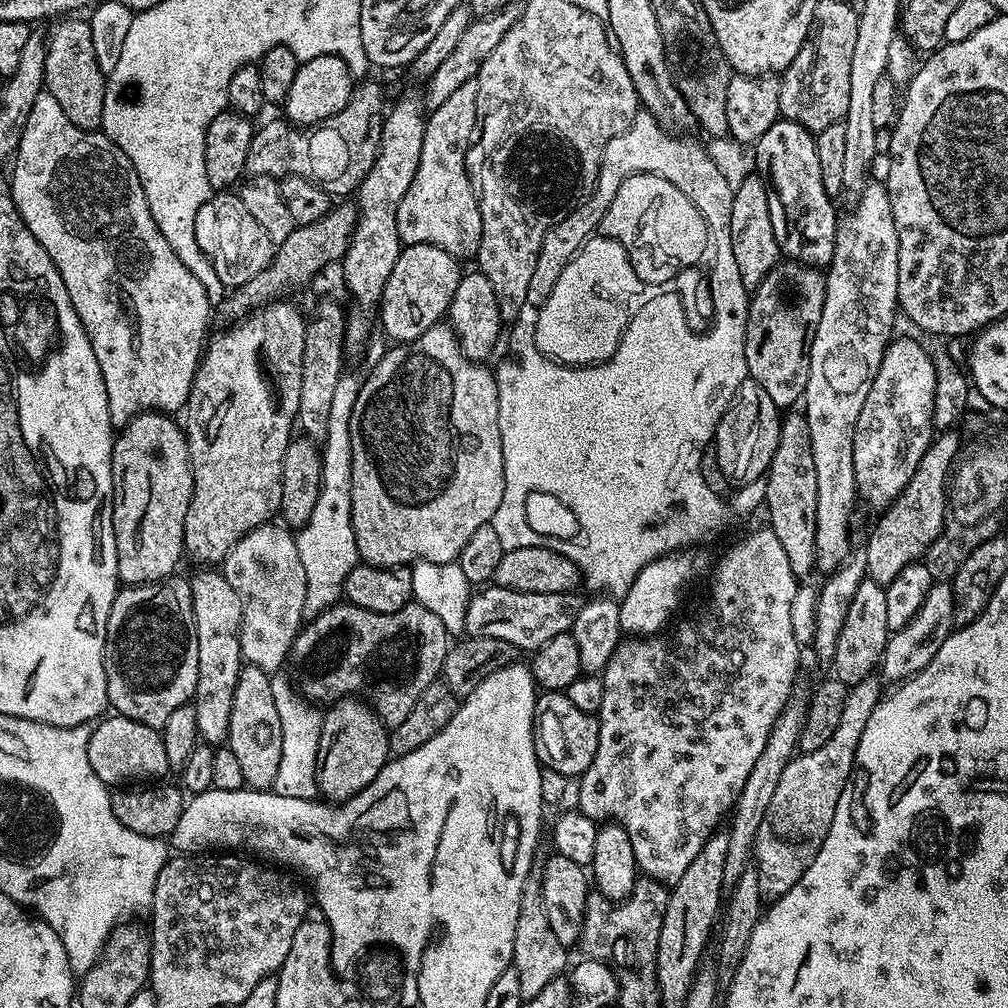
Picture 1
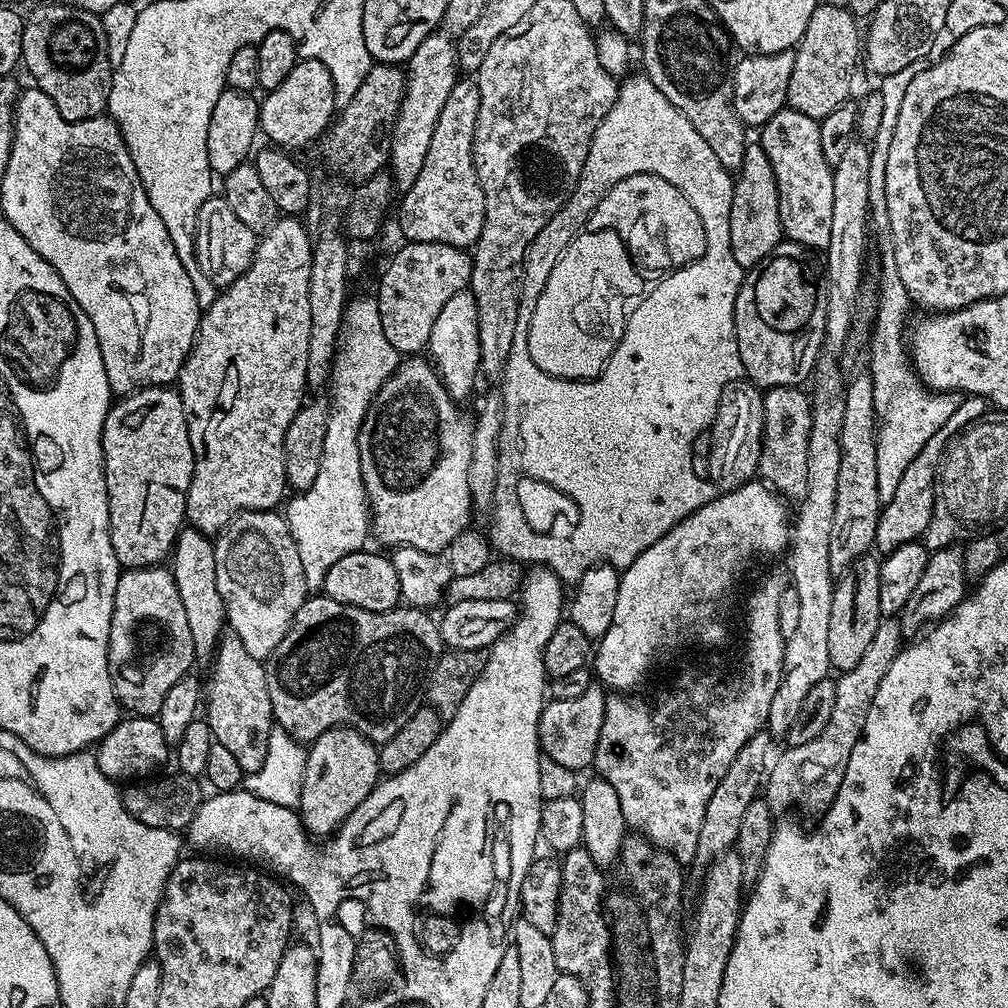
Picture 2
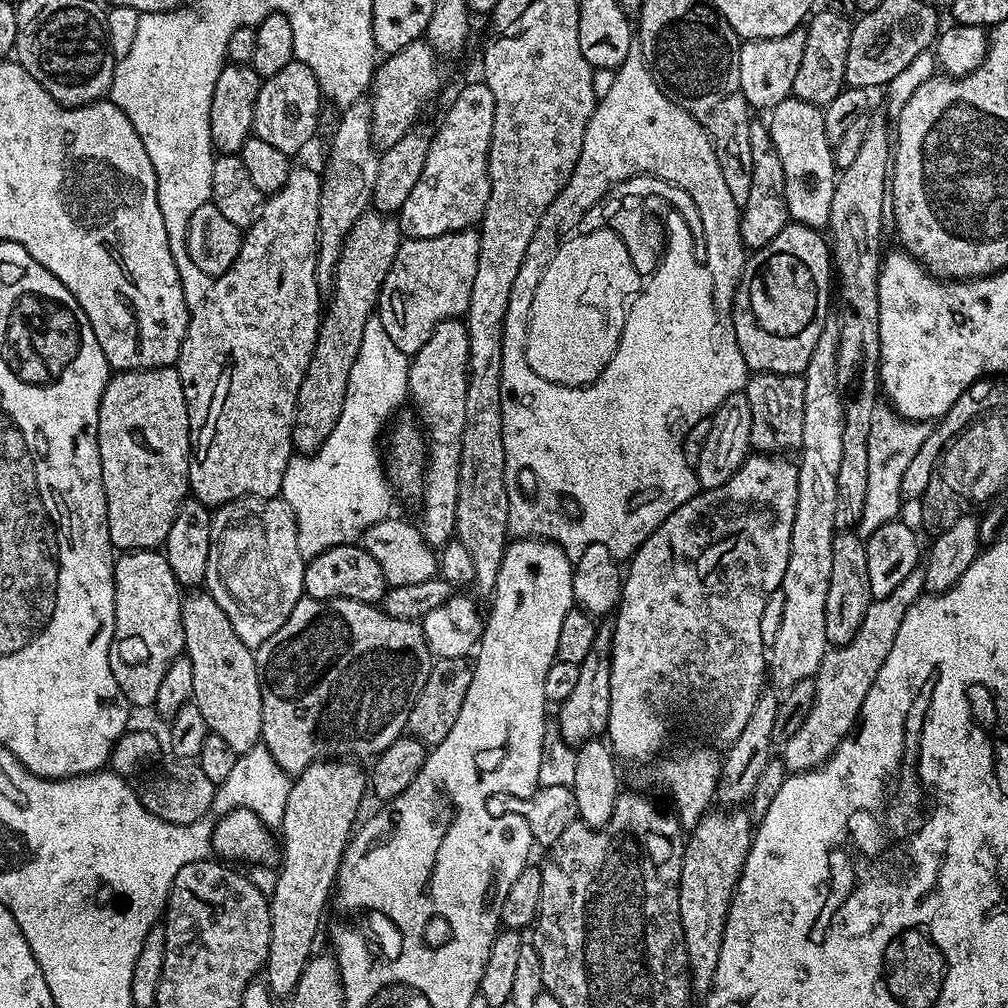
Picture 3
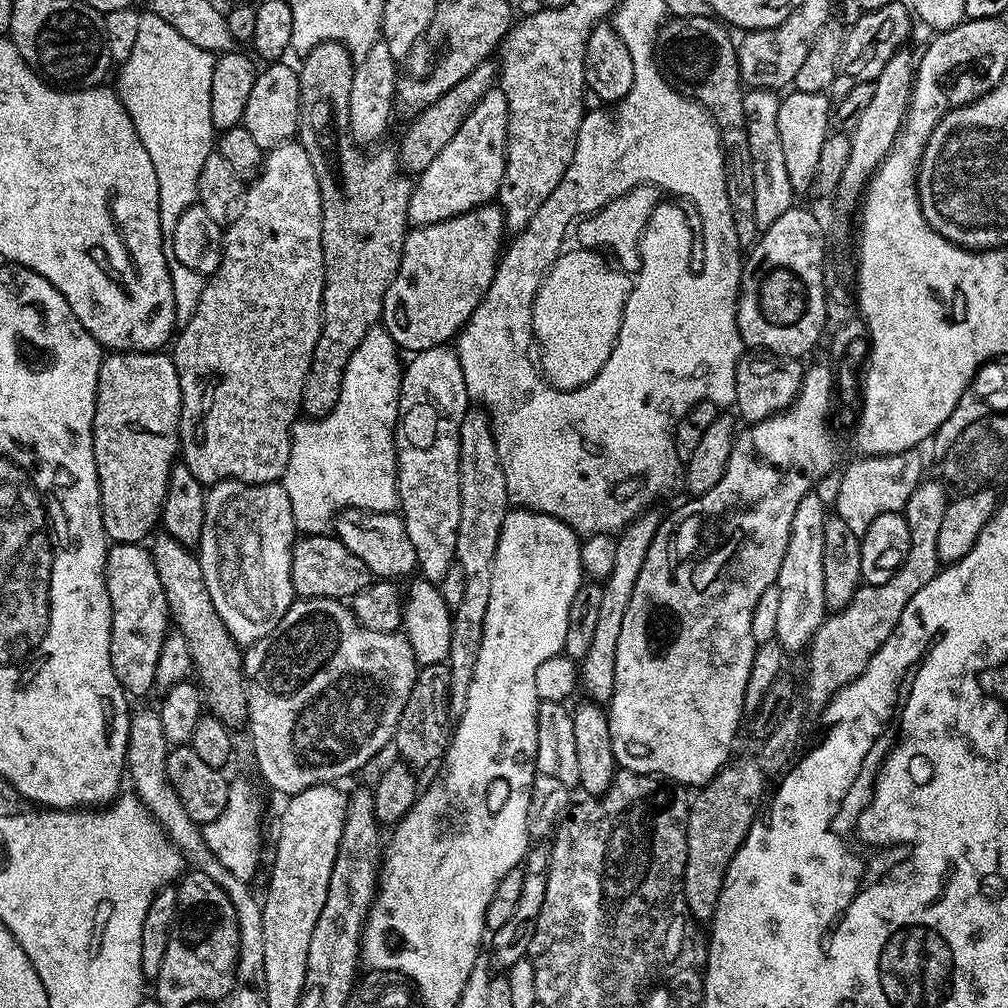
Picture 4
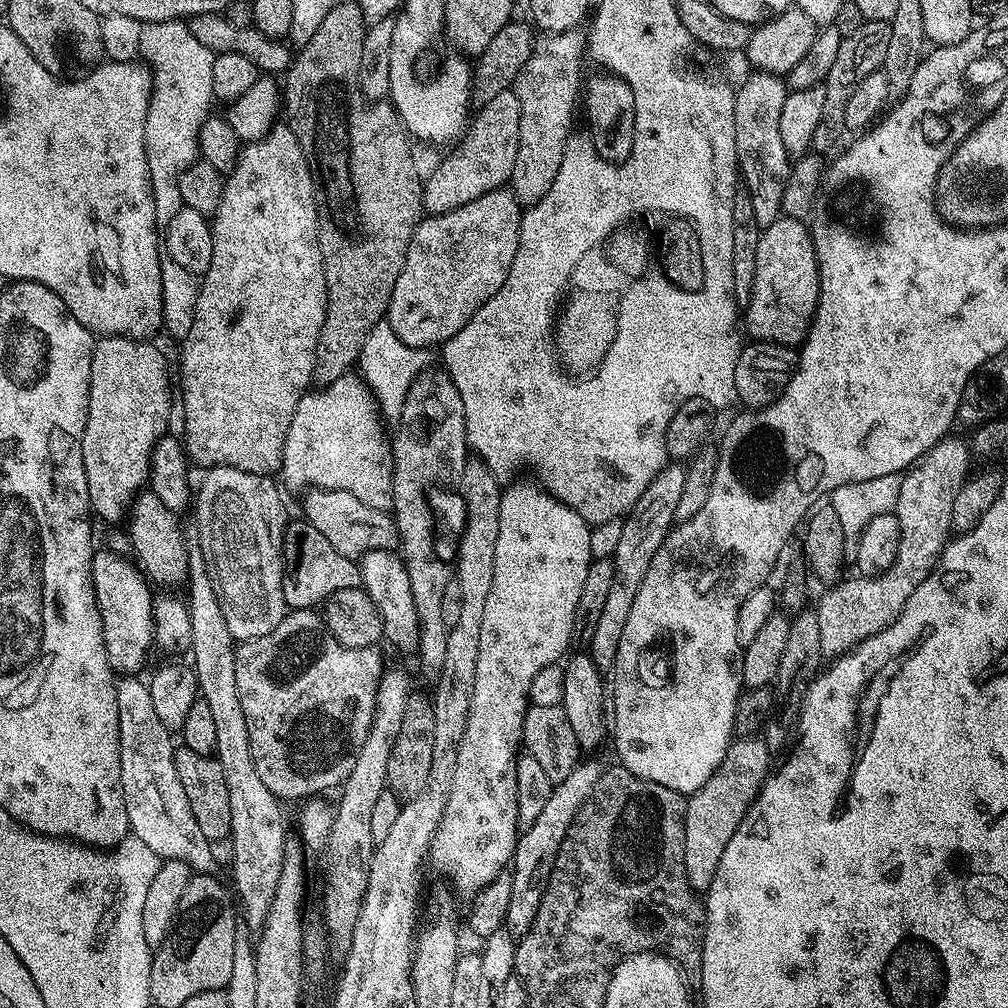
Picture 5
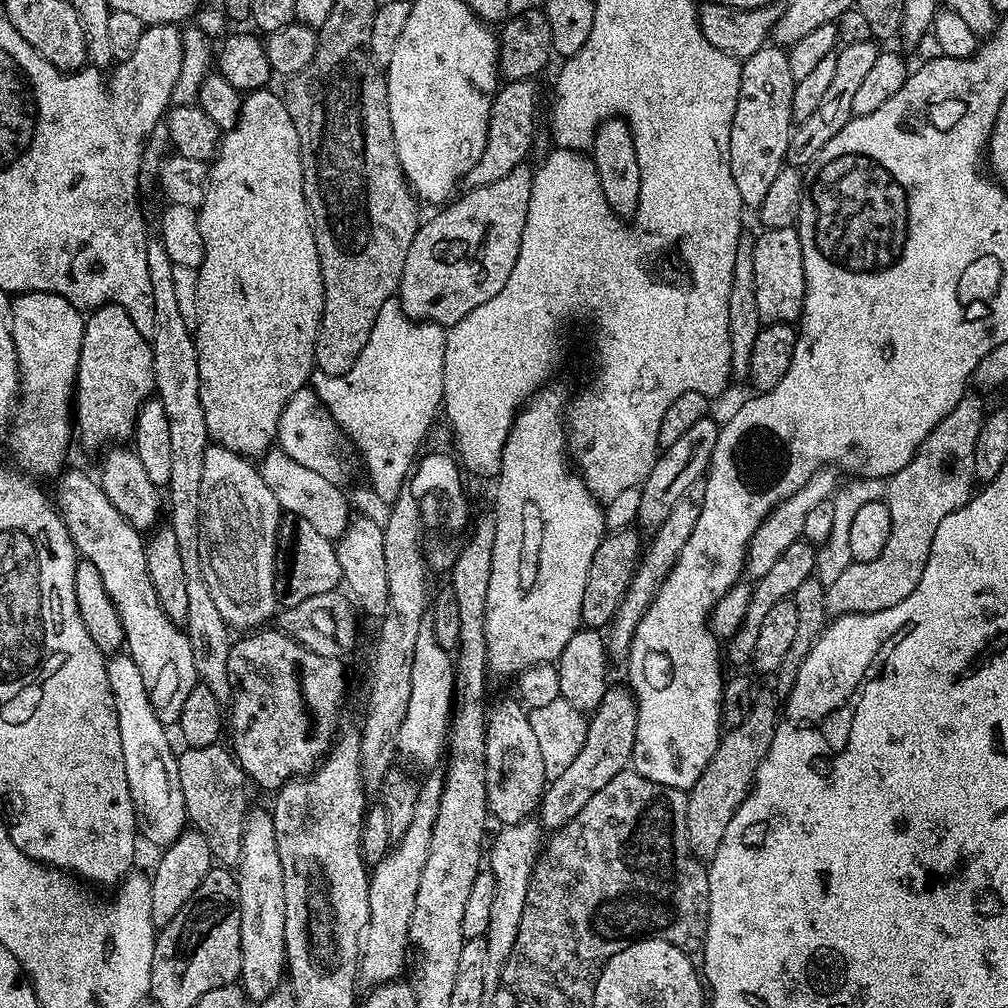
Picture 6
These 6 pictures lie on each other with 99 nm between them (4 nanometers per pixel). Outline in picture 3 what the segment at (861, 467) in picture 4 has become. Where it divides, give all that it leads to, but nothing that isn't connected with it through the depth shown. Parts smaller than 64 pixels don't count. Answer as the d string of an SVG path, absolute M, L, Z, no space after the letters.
M877 403L871 414L870 437L867 442L869 477L863 514L860 515L860 523L856 526L859 535L867 536L878 530L879 526L899 517L899 510L904 506L901 494L902 477L906 474L911 459L918 454L919 447L926 442L931 429L927 421L906 420L897 415L887 403Z

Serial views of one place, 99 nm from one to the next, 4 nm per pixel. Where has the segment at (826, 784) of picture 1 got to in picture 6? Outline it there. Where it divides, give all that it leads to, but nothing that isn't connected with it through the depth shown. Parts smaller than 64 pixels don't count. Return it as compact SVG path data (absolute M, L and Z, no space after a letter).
M965 394L930 430L930 434L922 442L920 449L914 454L912 461L902 470L898 470L887 481L886 503L890 510L890 538L886 538L886 546L882 554L870 562L853 562L839 575L839 579L825 587L825 606L833 617L845 616L851 612L877 612L886 610L890 606L898 606L902 598L910 598L914 594L914 586L922 578L922 570L926 570L926 562L930 558L930 546L934 542L934 533L938 526L942 526L942 518L946 514L954 514L963 504L968 503L974 495L974 487L977 483L974 470L974 442L978 438L978 430L984 425L986 408L980 405L980 400L973 394Z

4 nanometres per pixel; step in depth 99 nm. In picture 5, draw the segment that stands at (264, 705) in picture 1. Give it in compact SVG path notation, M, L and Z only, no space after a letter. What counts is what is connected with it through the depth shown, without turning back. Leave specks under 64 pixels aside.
M151 490L143 493L142 499L131 509L126 520L128 536L132 539L133 550L136 551L135 559L143 575L153 585L160 584L156 586L163 586L168 590L175 589L175 584L183 585L188 578L186 532L180 529L180 524L176 520L179 520L177 515L166 510L166 506L158 502L158 498Z

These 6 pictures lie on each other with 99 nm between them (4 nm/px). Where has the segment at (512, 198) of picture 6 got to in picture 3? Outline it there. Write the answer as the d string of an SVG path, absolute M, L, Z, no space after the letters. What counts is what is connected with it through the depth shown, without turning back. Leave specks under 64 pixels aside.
M479 231L451 232L438 238L405 239L400 245L398 254L390 266L390 274L386 274L386 282L382 282L378 315L390 334L391 341L399 350L407 354L415 354L426 346L430 334L442 322L463 317L468 311L470 290L474 290L474 274L478 274L478 250L480 249Z

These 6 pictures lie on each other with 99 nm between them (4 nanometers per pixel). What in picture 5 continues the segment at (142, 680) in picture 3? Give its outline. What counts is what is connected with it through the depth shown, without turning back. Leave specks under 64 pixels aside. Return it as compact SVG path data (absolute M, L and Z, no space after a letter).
M100 551L92 557L92 585L96 591L96 605L102 618L108 667L113 673L124 678L140 674L148 660L148 651L153 651L156 639L153 589L142 575L141 569L129 560L123 560L112 552Z

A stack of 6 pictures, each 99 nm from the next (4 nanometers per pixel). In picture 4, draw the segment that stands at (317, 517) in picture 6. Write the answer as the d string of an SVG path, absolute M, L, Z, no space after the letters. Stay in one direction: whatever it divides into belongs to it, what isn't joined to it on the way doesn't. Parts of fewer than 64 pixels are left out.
M346 508L334 521L334 535L344 543L346 550L350 550L350 554L358 554L358 558L366 562L373 577L411 577L417 571L410 534L406 534L403 519L396 512L366 512L359 508Z

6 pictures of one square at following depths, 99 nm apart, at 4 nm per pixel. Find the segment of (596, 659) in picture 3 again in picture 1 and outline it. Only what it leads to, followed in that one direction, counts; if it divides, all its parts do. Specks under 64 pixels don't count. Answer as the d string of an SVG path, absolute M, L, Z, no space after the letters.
M541 691L536 698L536 713L532 719L532 737L541 765L556 770L567 778L579 778L594 762L598 750L600 721L591 712L578 710L564 692Z

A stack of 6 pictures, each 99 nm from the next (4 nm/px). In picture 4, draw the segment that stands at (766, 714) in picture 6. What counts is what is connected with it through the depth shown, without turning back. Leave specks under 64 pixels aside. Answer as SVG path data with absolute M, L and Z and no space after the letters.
M736 760L725 766L709 784L703 785L700 792L691 797L688 809L688 853L686 854L686 870L684 871L684 897L693 921L711 921L718 906L718 894L722 890L722 882L726 878L726 870L734 858L734 854L742 846L750 826L758 818L761 811L760 799L764 796L766 777L759 763L752 760Z

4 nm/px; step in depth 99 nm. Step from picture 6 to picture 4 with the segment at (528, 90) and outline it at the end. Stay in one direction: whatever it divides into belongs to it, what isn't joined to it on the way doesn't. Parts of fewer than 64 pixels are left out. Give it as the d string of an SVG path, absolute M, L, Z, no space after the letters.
M500 87L491 88L466 114L454 138L446 142L438 158L415 177L408 203L409 225L419 226L446 222L446 218L461 216L499 197L502 174L506 170L508 145L508 103Z

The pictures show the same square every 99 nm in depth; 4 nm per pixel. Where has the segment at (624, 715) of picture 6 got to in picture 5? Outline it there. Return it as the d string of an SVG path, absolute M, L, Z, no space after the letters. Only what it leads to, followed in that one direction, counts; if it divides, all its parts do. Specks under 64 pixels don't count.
M581 759L568 777L553 787L549 801L546 802L542 814L538 814L534 826L523 829L516 841L516 853L510 861L512 873L512 890L510 892L510 910L506 921L506 931L514 938L521 938L531 928L538 910L542 906L542 898L546 894L546 886L550 874L554 870L554 862L558 858L558 850L566 838L566 830L574 822L578 810L594 794L594 786L598 786L598 778L602 764L596 760Z

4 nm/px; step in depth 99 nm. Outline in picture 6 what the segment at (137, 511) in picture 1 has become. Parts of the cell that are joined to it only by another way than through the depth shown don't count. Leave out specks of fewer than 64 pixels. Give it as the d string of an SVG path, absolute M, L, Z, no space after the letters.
M103 304L87 313L82 350L78 354L78 370L74 389L74 424L78 429L78 440L88 448L100 448L113 442L129 439L136 425L138 410L156 391L154 358L149 337L143 336L134 326L130 314L117 304Z

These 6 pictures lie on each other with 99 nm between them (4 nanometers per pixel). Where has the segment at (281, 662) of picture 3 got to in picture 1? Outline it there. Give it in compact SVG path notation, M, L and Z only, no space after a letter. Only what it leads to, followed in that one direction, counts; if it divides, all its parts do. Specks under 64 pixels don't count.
M337 602L324 612L316 613L301 627L292 643L290 664L296 667L296 676L300 679L298 691L305 701L331 706L337 700L359 694L380 721L393 729L406 719L406 714L410 714L414 702L418 702L418 694L422 694L426 686L437 683L449 647L450 634L446 626L442 626L439 618L430 614L426 606L410 602L402 606L402 610L394 610L394 614L378 614L362 610L356 604Z

